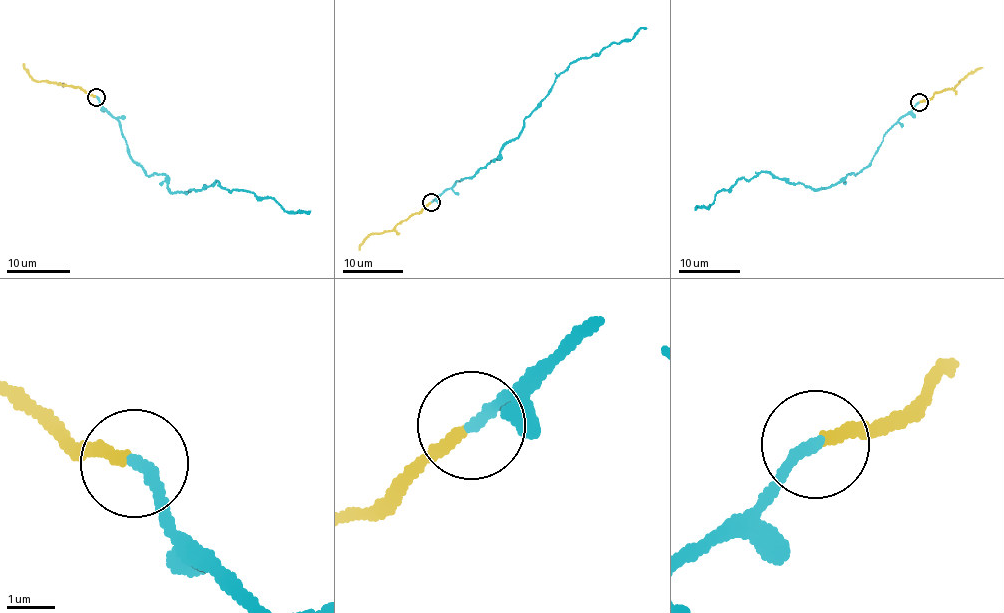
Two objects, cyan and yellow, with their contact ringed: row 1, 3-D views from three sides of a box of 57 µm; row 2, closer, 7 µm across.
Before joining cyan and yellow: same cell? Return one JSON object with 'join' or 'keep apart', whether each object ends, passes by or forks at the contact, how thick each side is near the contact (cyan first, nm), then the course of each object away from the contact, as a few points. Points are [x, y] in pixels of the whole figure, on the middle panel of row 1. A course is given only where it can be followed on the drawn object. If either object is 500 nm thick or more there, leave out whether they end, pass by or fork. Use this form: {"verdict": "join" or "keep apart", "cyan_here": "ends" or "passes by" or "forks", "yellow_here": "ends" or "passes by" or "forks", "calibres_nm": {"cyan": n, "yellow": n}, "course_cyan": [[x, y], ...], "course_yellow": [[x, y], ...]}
{"verdict": "keep apart", "cyan_here": "ends", "yellow_here": "ends", "calibres_nm": {"cyan": 240, "yellow": 240}, "course_cyan": [[431, 202], [496, 160], [502, 147], [517, 137], [523, 120], [555, 78], [572, 63], [599, 54], [647, 28]], "course_yellow": [[431, 202], [390, 231], [373, 233], [365, 239], [359, 250]]}

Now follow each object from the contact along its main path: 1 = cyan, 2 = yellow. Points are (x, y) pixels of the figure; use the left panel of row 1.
1: (95, 97), (119, 123), (133, 160), (147, 174), (164, 175), (169, 190), (218, 183), (294, 212), (311, 210)
2: (95, 97), (82, 89), (38, 81), (23, 62)

